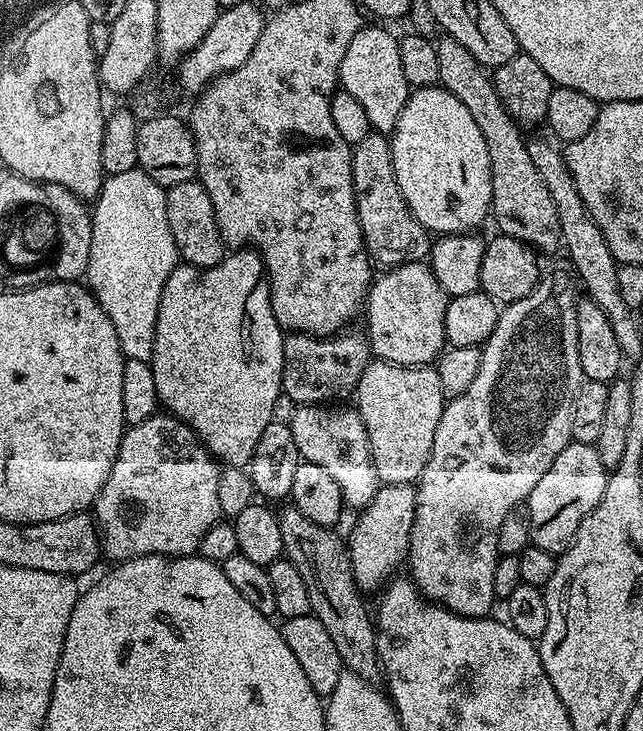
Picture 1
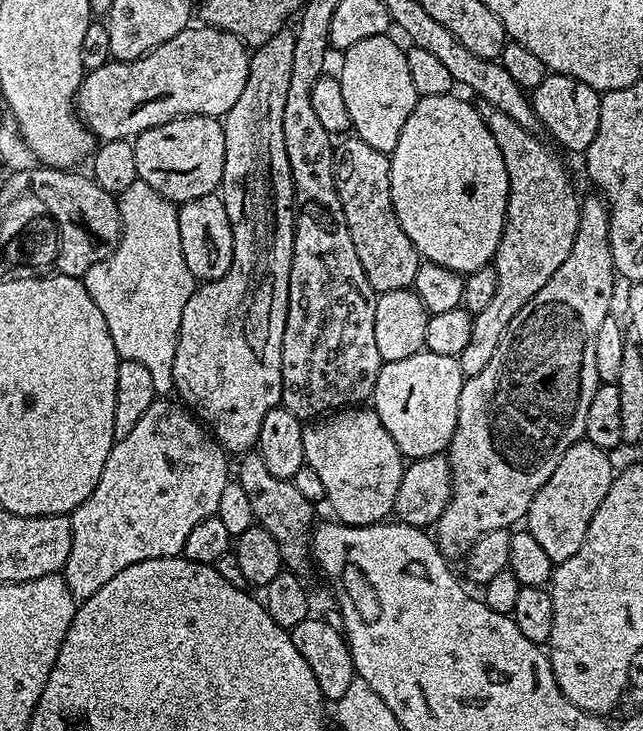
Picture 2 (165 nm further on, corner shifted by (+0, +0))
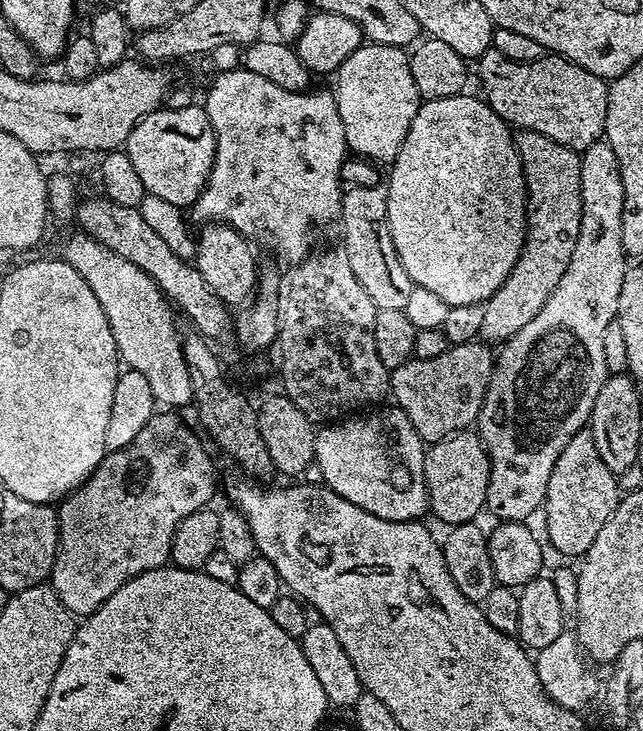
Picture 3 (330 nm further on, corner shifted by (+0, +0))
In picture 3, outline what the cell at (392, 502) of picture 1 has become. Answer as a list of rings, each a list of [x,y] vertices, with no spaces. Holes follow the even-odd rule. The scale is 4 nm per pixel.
[[[465,430],[448,436],[445,440],[435,441],[424,453],[424,474],[431,515],[436,515],[444,526],[475,521],[476,515],[485,511],[490,462],[488,451],[484,449],[484,443],[475,431]]]

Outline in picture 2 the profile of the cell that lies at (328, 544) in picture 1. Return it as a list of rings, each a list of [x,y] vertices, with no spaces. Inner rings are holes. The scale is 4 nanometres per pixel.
[[[253,450],[241,455],[240,476],[238,482],[246,495],[250,506],[254,506],[256,524],[265,528],[278,542],[278,550],[284,559],[283,567],[295,576],[308,578],[314,572],[314,561],[312,559],[312,529],[317,523],[318,517],[314,509],[313,501],[308,500],[294,486],[291,480],[274,478],[270,470],[266,470],[266,462],[262,462],[259,451]]]

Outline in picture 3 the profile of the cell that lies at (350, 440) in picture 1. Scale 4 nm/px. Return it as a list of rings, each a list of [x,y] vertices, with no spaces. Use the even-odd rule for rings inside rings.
[[[389,406],[376,414],[358,414],[345,417],[337,422],[323,425],[315,440],[315,463],[322,469],[324,484],[332,492],[338,493],[348,502],[361,506],[375,517],[387,521],[417,520],[429,511],[428,491],[426,490],[424,474],[425,441],[410,422],[404,411],[395,406]]]

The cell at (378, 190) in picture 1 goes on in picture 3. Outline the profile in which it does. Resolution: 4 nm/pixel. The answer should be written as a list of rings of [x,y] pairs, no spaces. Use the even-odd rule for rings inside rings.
[[[356,184],[345,191],[340,198],[338,225],[344,231],[342,247],[346,258],[350,258],[350,267],[354,269],[354,278],[362,282],[370,302],[377,310],[404,310],[413,282],[406,274],[406,266],[394,250],[394,238],[390,238],[388,225],[388,189],[376,184]]]

